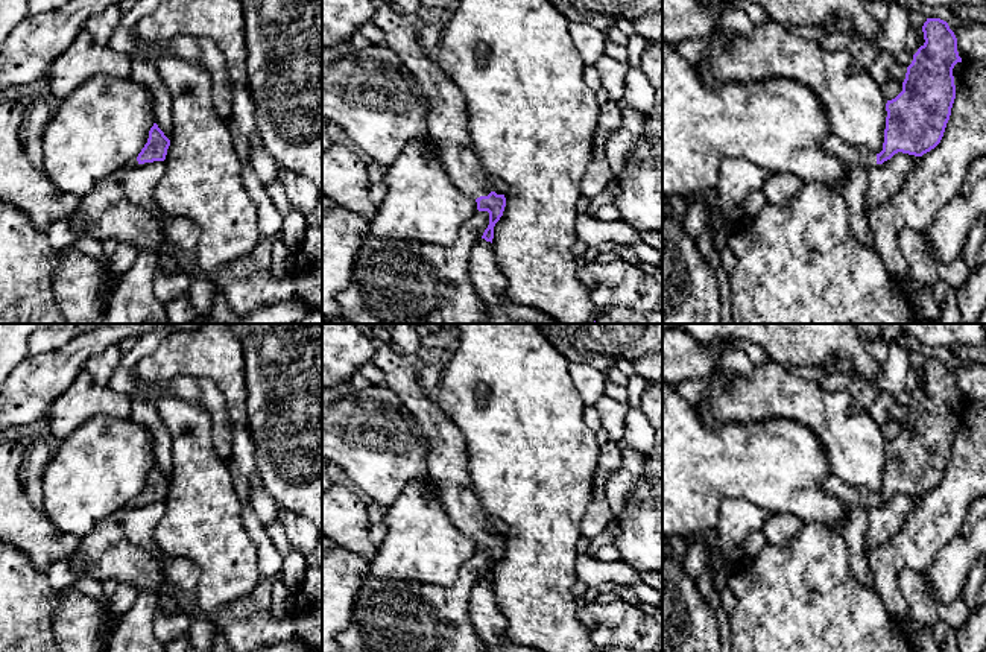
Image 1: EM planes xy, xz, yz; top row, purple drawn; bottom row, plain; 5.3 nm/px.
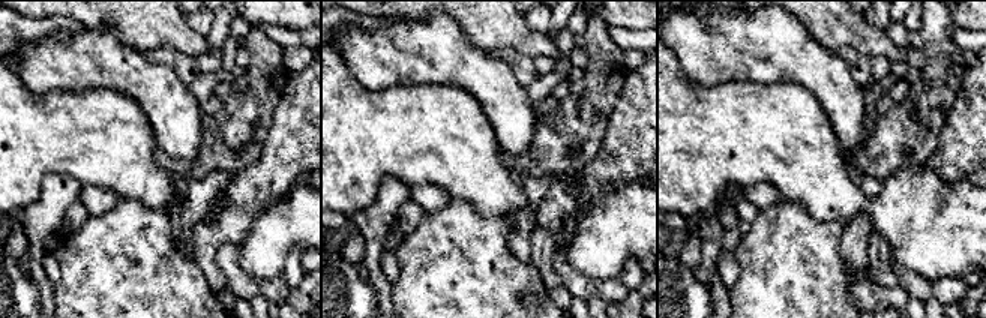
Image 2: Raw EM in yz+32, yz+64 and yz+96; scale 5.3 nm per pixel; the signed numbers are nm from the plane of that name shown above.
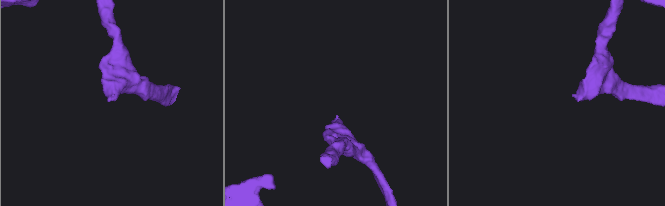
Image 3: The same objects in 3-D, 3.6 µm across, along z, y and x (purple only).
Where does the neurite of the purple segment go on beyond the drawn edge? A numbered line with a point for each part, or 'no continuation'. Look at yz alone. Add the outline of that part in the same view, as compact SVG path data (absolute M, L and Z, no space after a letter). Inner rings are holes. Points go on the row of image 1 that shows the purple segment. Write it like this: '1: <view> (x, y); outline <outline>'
1: yz (848, 154); outline M830 135L825 149L846 166L858 164L869 170L877 164L877 154L863 146L852 146L836 135Z

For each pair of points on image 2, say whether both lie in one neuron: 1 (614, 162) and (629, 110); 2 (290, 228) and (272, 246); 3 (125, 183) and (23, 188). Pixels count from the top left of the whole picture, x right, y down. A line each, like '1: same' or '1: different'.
1: same
2: same
3: same

